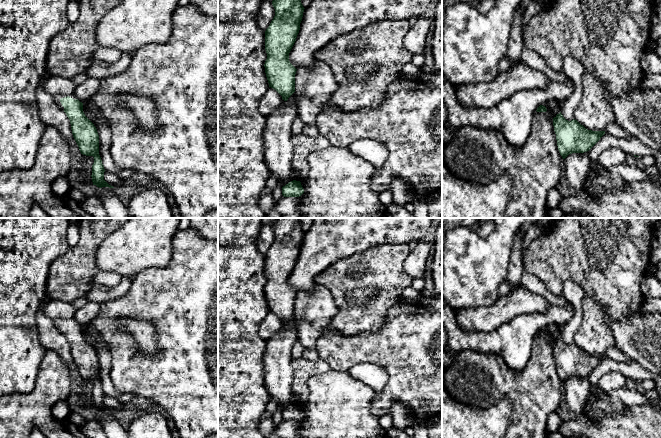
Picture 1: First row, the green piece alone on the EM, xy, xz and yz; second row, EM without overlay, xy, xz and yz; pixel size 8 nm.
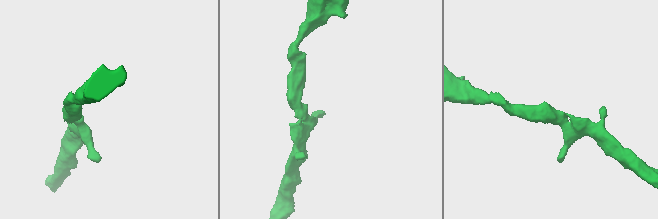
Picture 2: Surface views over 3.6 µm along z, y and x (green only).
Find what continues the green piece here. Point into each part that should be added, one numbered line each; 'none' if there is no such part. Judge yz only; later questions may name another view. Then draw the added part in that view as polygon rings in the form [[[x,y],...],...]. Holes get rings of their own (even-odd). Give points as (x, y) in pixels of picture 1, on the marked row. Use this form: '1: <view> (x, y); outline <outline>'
none

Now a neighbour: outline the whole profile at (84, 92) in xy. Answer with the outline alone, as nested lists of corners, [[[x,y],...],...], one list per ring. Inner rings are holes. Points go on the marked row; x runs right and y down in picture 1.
[[[88,77],[85,82],[76,86],[74,96],[82,103],[89,101],[96,93],[99,82],[97,78]]]

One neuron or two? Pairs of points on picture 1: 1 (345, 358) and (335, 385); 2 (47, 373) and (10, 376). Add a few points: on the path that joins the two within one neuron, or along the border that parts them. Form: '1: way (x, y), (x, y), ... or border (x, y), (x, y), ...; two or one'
1: border (331, 368), (347, 371); two
2: border (45, 352), (35, 386), (29, 392), (22, 393); two

